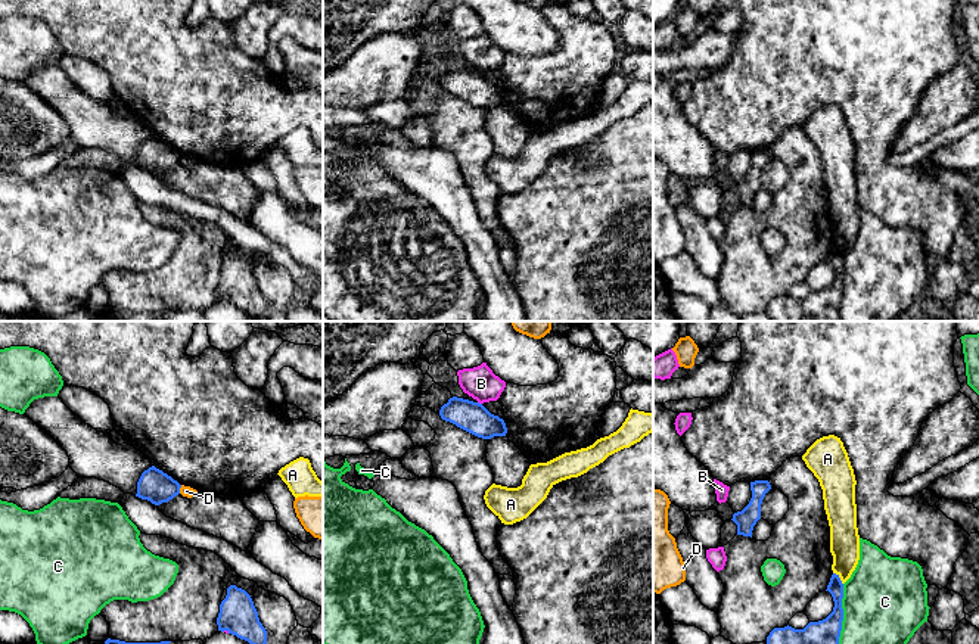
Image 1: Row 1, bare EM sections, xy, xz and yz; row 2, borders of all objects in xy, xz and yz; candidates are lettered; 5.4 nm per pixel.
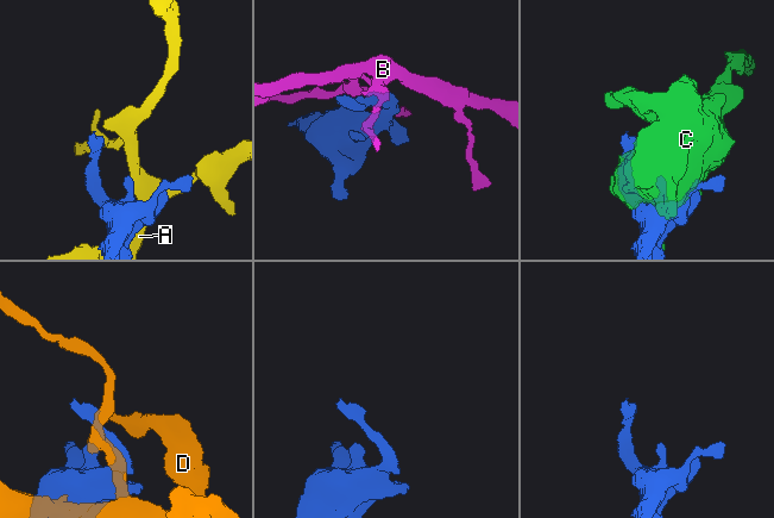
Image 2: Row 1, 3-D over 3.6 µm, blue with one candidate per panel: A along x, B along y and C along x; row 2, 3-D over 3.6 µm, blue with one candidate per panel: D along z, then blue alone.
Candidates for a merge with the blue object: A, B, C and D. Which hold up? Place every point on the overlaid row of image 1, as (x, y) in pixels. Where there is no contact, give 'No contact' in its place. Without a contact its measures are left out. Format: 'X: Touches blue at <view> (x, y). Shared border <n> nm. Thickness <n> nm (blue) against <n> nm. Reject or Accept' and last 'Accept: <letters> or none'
A: Touches blue at yz (839, 578). Shared border 90 nm. Thickness 100 nm (blue) against 160 nm. Reject
B: Touches blue at xz (478, 403). Shared border 30 nm. Thickness 170 nm (blue) against 180 nm. Reject
C: Touches blue at yz (842, 613). Shared border 320 nm. Thickness 140 nm (blue) against 460 nm. Reject
D: Touches blue at xy (179, 490). Shared border 50 nm. Thickness 180 nm (blue) against 60 nm. Reject
Accept: none

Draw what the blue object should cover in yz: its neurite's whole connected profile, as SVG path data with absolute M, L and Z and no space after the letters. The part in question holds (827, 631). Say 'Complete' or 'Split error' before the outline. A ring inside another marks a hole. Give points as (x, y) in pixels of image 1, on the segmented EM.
Complete. M833 573L827 589L835 601L833 612L823 620L809 622L804 629L792 626L774 628L767 637L767 644L839 644L843 620L843 584Z

